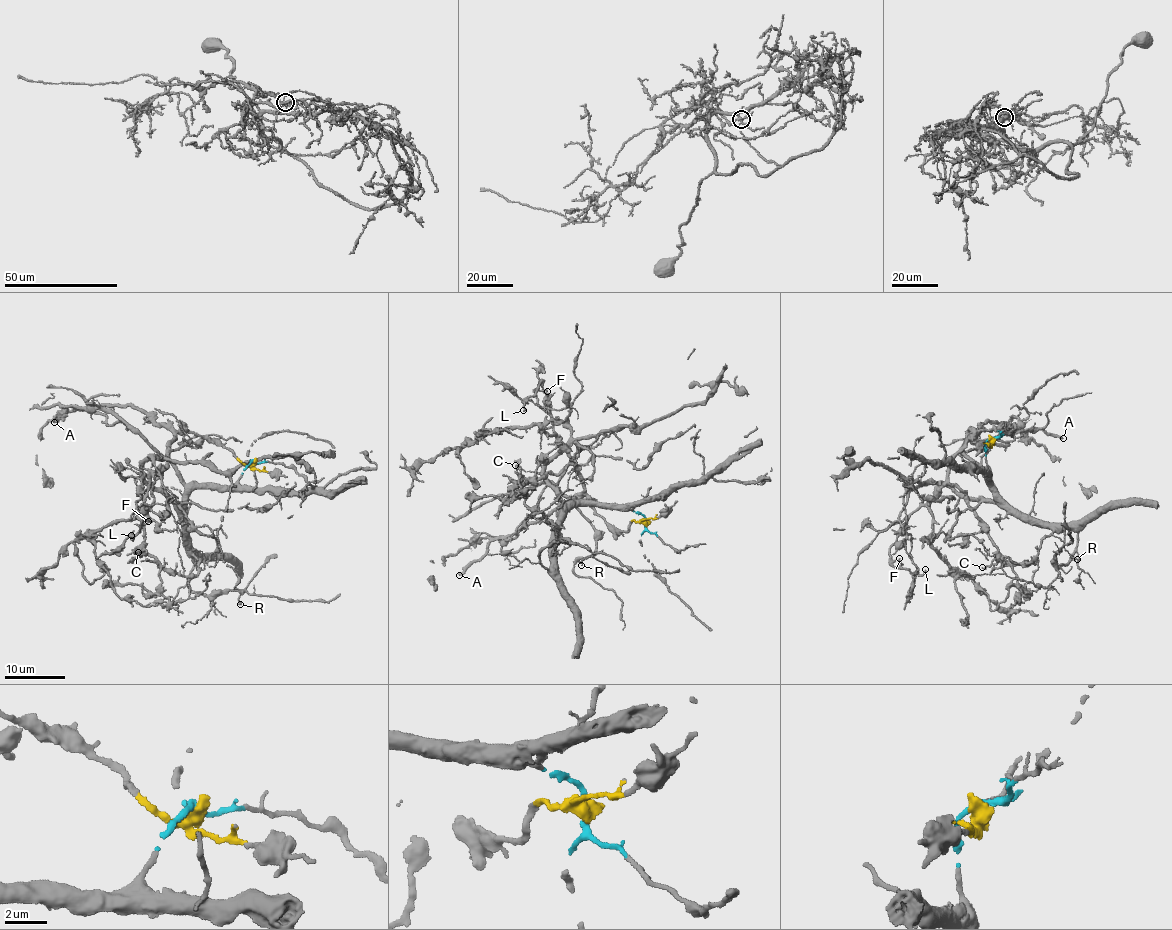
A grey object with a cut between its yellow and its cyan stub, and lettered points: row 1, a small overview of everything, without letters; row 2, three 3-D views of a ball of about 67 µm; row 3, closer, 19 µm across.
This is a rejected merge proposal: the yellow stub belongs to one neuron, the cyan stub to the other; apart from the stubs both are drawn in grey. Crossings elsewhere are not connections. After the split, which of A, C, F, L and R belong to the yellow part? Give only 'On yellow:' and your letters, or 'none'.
On yellow: A, C, F, L

